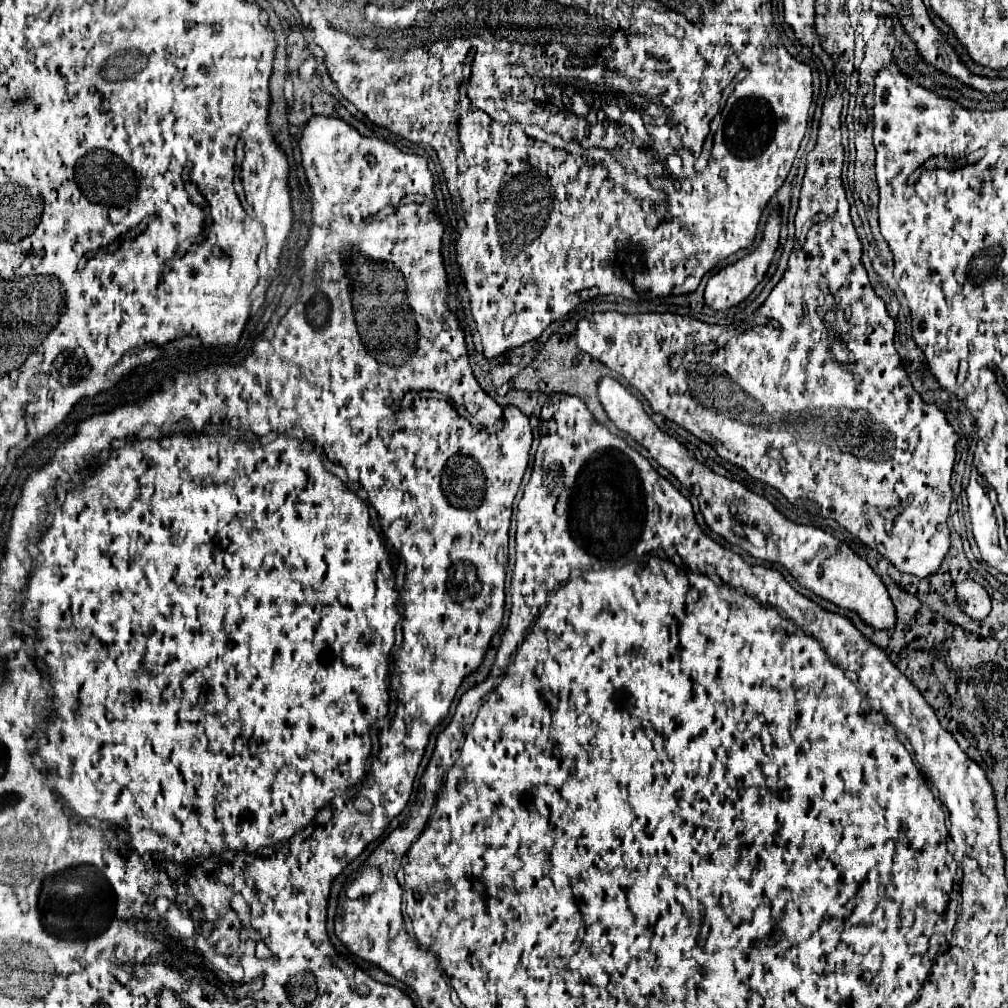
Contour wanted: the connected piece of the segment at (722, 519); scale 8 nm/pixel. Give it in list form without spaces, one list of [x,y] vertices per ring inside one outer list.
[[[602,377],[598,381],[598,397],[606,415],[620,431],[628,433],[636,443],[644,445],[652,453],[652,457],[670,473],[674,473],[676,477],[680,475],[680,483],[684,487],[696,489],[696,497],[700,503],[700,511],[706,519],[706,525],[716,535],[724,537],[732,545],[738,543],[740,549],[748,551],[758,561],[784,565],[802,587],[814,591],[818,597],[838,607],[856,611],[868,625],[876,629],[894,627],[896,611],[882,579],[848,545],[840,543],[822,529],[788,521],[782,513],[774,509],[774,505],[768,499],[754,495],[752,491],[748,491],[732,479],[712,473],[692,455],[680,451],[680,443],[674,437],[662,433],[656,427],[656,423],[646,415],[642,403],[632,393],[628,393],[616,379]]]

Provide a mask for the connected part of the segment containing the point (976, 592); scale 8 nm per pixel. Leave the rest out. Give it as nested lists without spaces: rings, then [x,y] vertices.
[[[970,580],[956,585],[958,607],[972,619],[982,621],[990,613],[990,597],[984,587]]]

